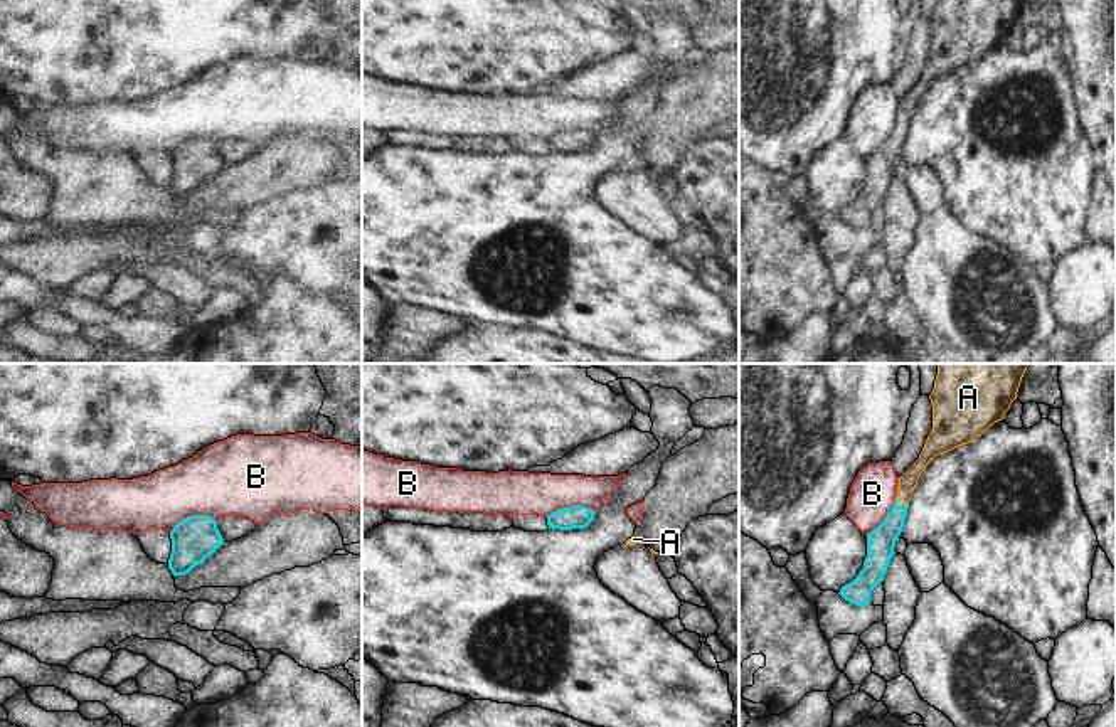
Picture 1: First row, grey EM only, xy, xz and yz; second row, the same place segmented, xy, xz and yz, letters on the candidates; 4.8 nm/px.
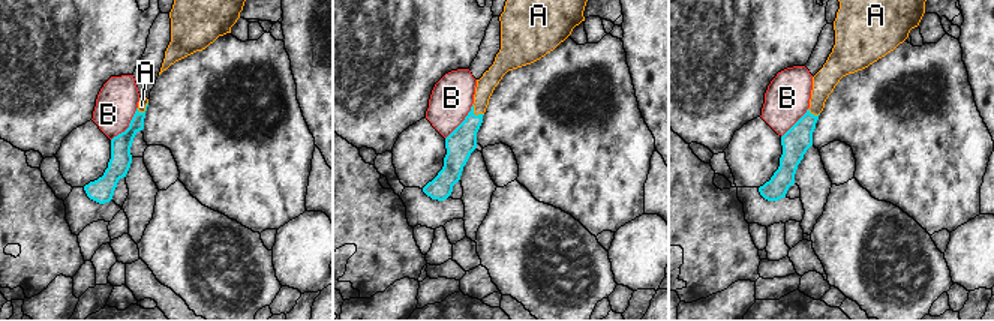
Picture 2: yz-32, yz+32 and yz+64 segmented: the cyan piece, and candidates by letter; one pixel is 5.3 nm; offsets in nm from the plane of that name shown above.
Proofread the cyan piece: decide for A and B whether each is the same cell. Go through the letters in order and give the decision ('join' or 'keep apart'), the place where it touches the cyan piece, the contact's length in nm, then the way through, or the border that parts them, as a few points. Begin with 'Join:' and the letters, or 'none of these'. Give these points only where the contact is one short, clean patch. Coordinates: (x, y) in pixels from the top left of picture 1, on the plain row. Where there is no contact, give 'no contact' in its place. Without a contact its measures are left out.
Join: A
A: join; contact yz (898, 128); length 80 nm; way yz (881, 165), (894, 145), (898, 128), (908, 105)
B: keep apart; contact xz (569, 130); length 240 nm; border xz (595, 133), (584, 128), (566, 128), (546, 140)

